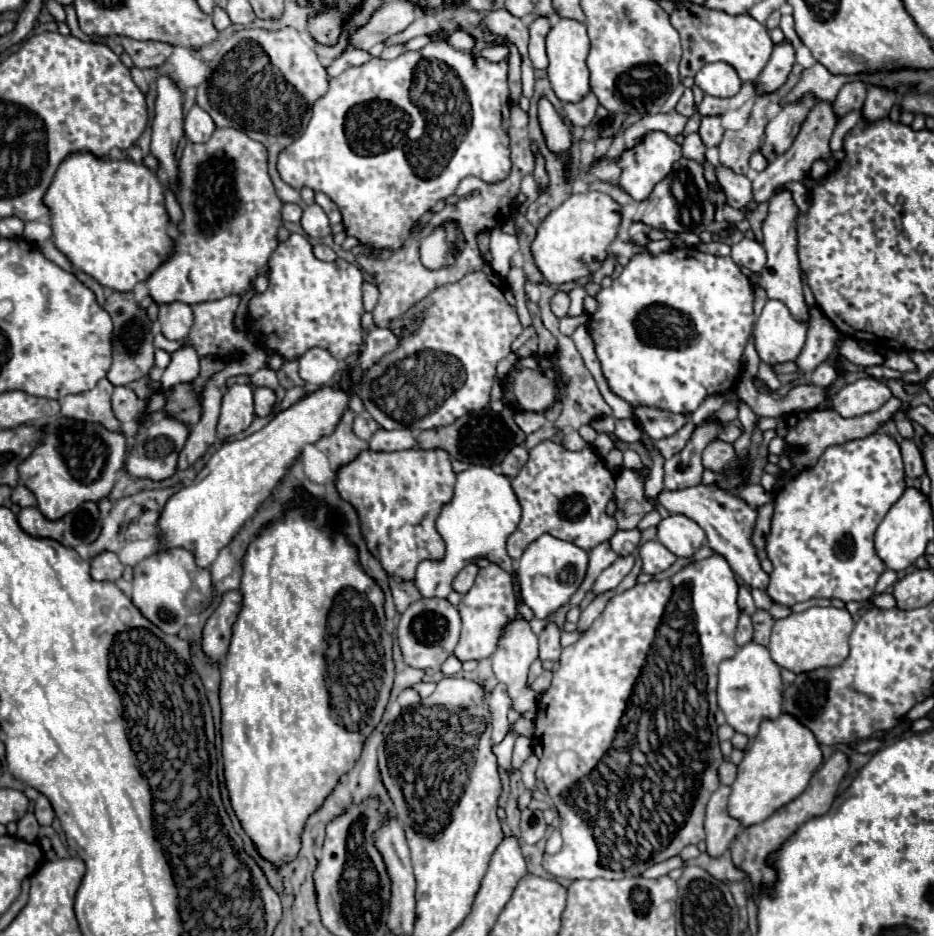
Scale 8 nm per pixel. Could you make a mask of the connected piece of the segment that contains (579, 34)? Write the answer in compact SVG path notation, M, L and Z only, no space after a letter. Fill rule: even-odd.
M558 20L550 34L546 36L546 54L548 54L548 78L556 92L556 96L564 102L578 102L590 92L588 84L588 68L586 68L586 56L588 56L588 34L586 26L576 20Z

